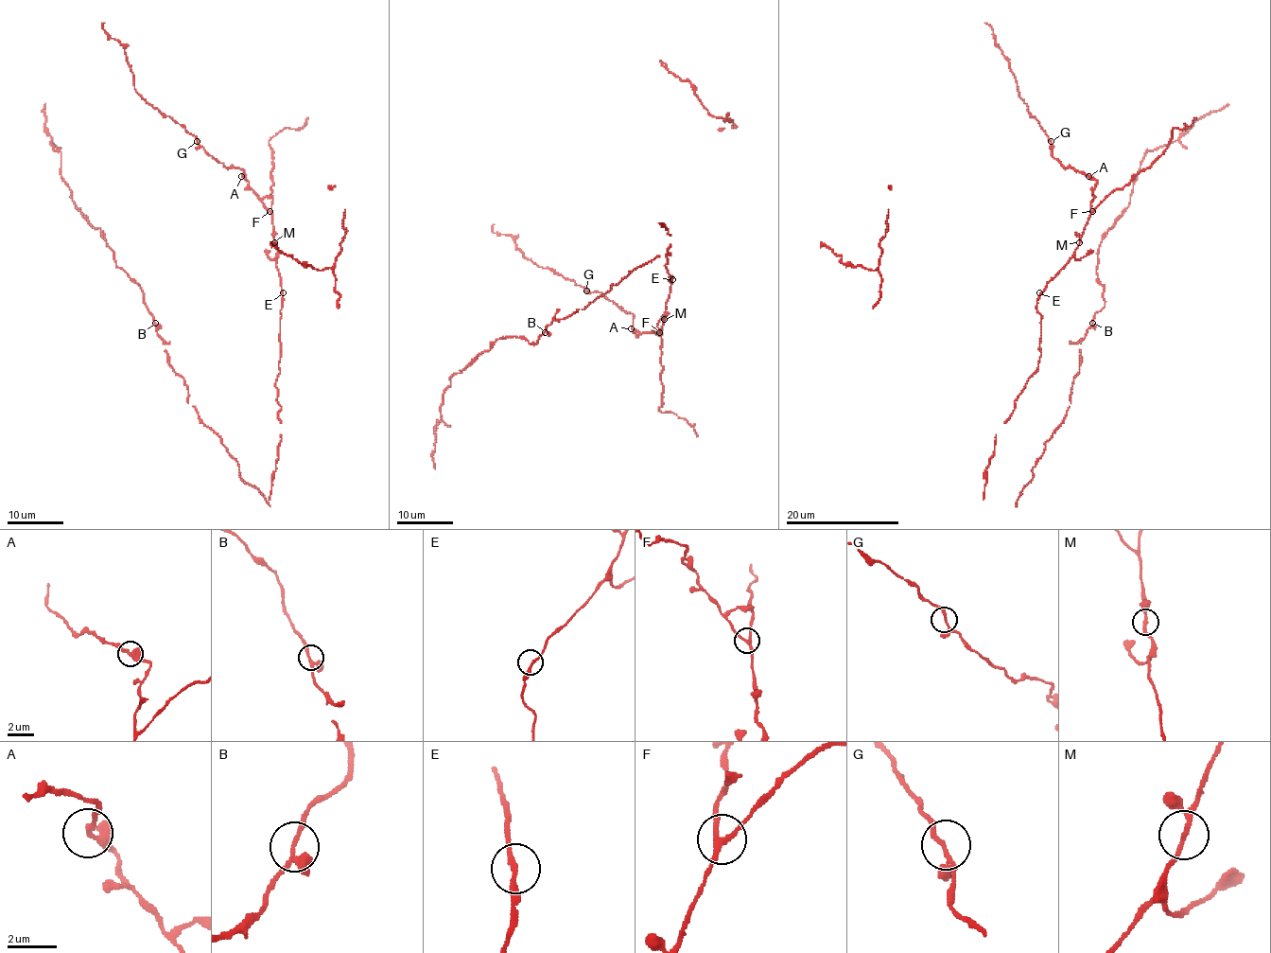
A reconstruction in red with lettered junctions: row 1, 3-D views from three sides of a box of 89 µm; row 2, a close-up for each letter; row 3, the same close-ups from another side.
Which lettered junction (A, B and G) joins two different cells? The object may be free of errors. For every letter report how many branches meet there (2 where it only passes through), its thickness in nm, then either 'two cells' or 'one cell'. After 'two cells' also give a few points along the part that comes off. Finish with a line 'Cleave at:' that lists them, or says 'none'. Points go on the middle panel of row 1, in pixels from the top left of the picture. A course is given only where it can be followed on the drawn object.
A: branches 3; calibre 220 nm; one cell
B: branches 3; calibre 170 nm; one cell
G: branches 3; calibre 150 nm; one cell
Cleave at: none

